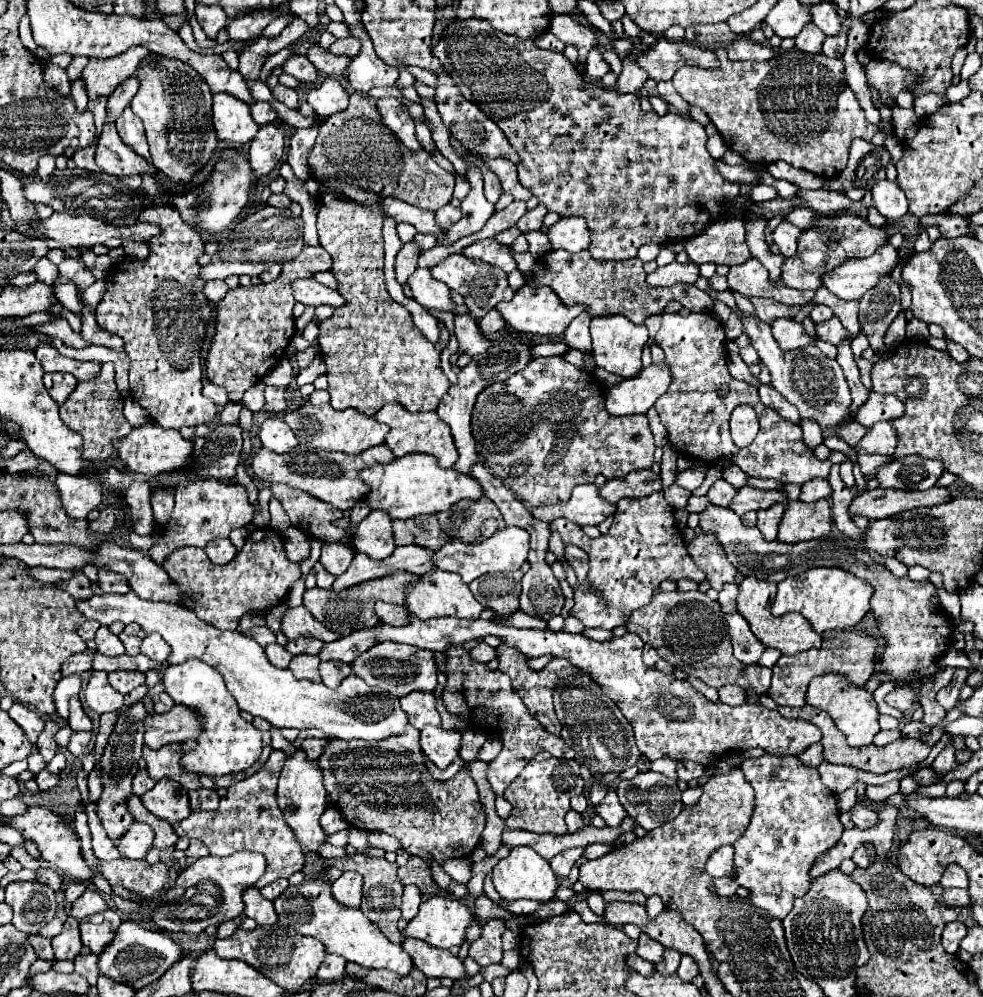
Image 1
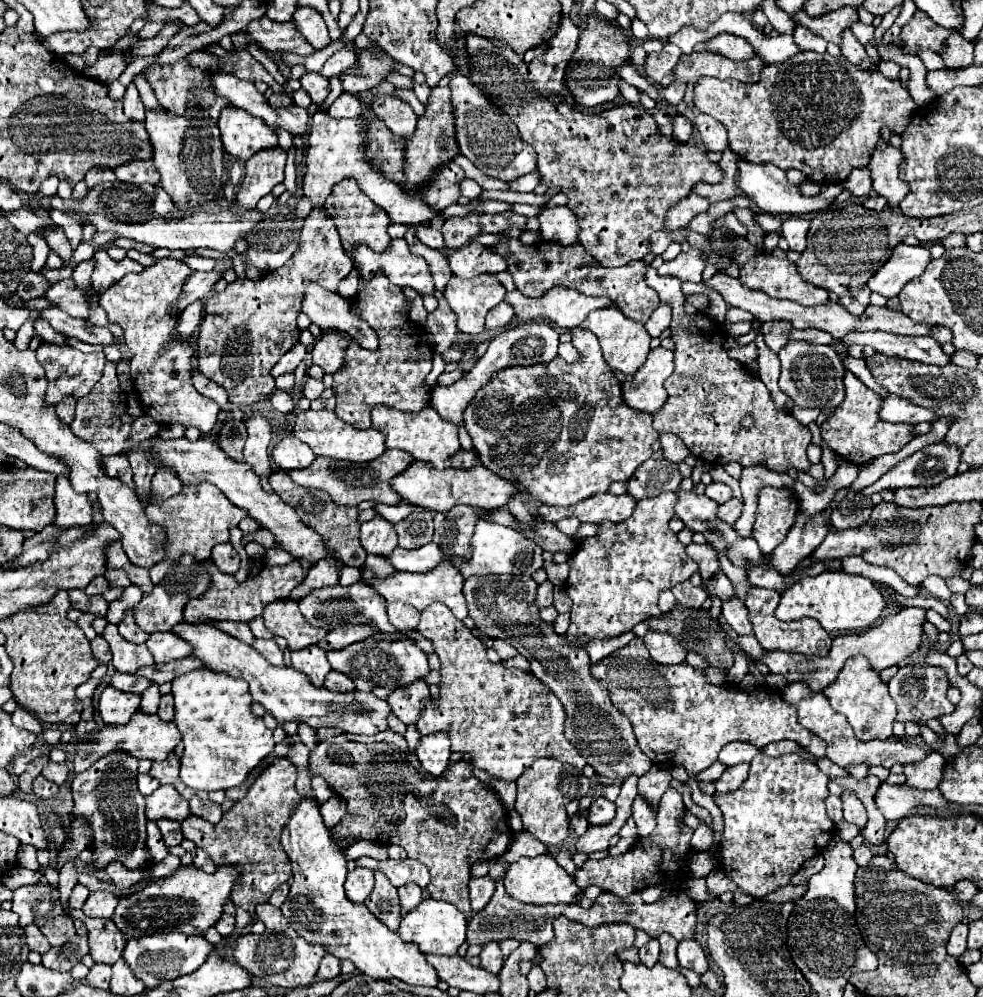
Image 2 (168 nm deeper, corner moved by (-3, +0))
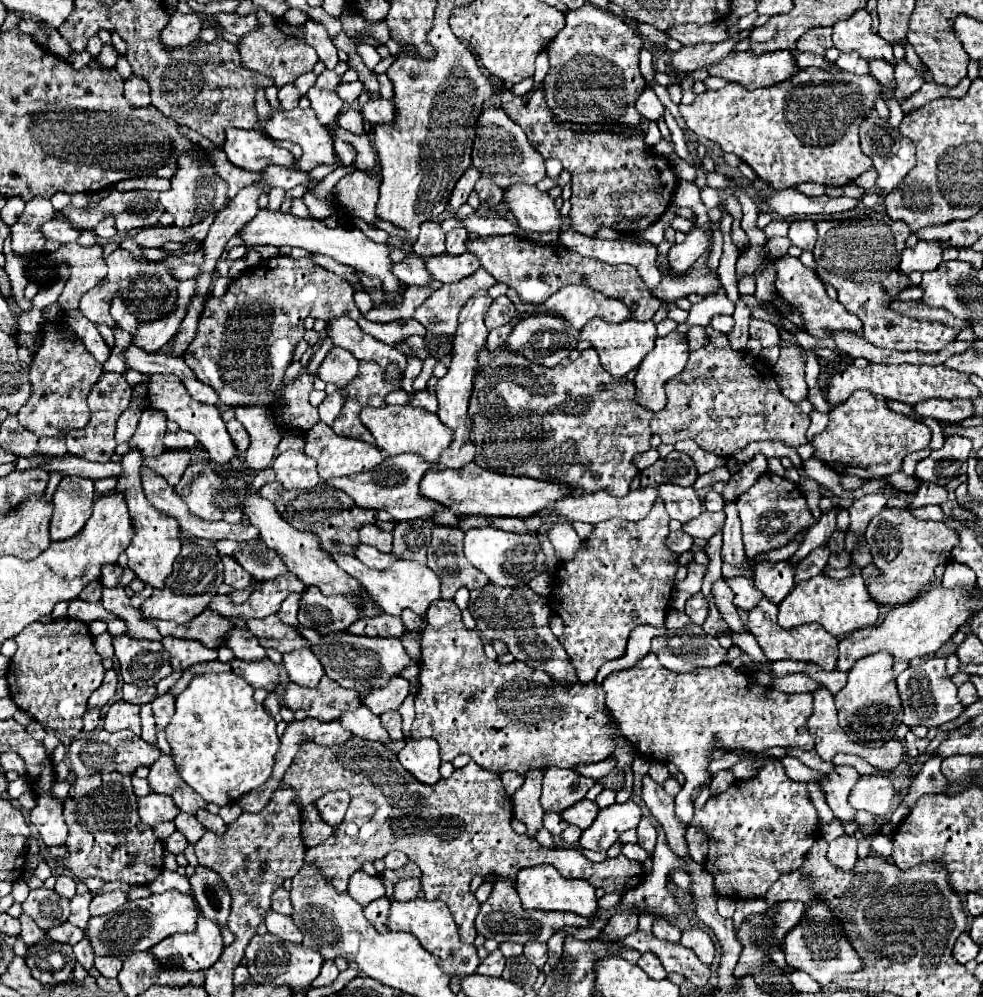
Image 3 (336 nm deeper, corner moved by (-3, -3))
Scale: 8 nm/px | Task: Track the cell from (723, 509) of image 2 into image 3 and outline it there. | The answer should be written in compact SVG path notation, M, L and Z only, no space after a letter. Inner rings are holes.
M702 512L698 518L682 524L682 532L692 538L712 538L724 526L724 512Z

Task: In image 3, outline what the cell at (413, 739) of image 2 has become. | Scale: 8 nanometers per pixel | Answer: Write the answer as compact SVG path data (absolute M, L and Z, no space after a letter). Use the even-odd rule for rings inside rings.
M410 694L404 700L404 704L402 704L402 708L398 708L398 712L402 714L402 720L404 720L404 734L408 734L410 726L414 722L414 694Z

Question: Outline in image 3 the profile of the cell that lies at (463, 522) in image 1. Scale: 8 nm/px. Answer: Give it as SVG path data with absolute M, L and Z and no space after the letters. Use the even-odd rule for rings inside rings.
M434 526L428 548L428 568L436 572L442 584L442 600L452 600L456 590L466 586L476 590L488 584L486 576L478 572L462 554L464 532L452 526Z

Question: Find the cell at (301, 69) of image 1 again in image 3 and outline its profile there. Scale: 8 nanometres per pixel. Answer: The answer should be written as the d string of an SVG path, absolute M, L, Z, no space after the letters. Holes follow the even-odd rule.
M310 88L306 94L312 102L312 110L316 112L318 120L322 120L322 124L336 124L336 118L342 114L344 110L344 102L338 98L336 92L322 92L318 88Z

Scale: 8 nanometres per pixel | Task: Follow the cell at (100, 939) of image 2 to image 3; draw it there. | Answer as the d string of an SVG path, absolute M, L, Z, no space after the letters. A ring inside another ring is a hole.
M96 956L94 966L100 970L100 974L104 978L116 978L120 968L122 968L122 960L116 956L110 956L110 958L108 956Z

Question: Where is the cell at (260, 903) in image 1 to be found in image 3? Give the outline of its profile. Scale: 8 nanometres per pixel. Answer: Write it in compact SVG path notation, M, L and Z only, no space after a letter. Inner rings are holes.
M270 910L264 924L268 926L270 934L280 936L282 940L292 942L292 944L302 944L302 932L298 930L298 926L294 924L294 920L290 916L282 916L282 914L276 914Z

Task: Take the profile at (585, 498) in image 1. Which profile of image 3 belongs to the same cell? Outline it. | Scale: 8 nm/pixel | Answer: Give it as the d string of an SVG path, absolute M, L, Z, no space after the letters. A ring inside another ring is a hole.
M638 488L630 490L624 498L614 498L608 492L594 492L586 496L566 496L558 502L558 510L554 516L566 522L588 522L598 524L610 518L626 518L626 520L642 520L652 510L658 498L656 488Z

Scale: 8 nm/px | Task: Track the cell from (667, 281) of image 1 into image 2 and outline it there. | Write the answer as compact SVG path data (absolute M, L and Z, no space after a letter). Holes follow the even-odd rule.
M694 249L688 253L680 253L674 261L662 263L658 267L660 275L678 277L680 281L692 281L692 283L702 281L702 271L704 271L704 265L702 261L698 261L698 253L694 253Z

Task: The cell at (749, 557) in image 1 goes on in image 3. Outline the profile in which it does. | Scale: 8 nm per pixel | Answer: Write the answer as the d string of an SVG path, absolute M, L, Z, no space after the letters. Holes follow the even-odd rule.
M660 484L658 492L660 492L660 498L662 498L670 518L674 518L682 524L690 522L694 516L698 516L702 512L702 502L694 488Z

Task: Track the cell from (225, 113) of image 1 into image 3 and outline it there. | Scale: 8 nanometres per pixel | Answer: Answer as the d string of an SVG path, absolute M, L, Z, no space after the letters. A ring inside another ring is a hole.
M230 130L226 132L226 142L224 142L224 152L228 160L244 170L266 170L272 164L292 168L294 166L294 156L278 148L274 140L264 136L264 132L254 130L254 132L244 132L244 130Z

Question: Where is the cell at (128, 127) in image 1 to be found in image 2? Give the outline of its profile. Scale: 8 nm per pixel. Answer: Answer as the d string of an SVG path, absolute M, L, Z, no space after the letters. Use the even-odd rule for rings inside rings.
M134 83L128 85L122 103L124 103L124 115L126 115L128 119L138 121L138 123L144 123L144 111L146 111L146 109L144 109L140 97L138 97L138 89L136 89Z

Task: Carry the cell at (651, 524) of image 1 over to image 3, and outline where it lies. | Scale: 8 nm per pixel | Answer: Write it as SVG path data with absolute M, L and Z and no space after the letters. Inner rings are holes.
M654 504L650 514L638 522L622 518L600 522L594 526L592 536L580 544L576 556L558 566L558 572L554 576L554 588L552 594L548 596L548 604L552 612L564 620L564 634L562 638L558 638L558 642L566 650L576 670L576 678L582 684L592 682L604 662L616 660L624 654L628 636L636 626L640 624L650 624L656 628L664 626L666 610L670 606L674 590L674 574L678 570L676 554L664 546L664 540L668 536L668 522L670 516L666 514L662 504Z

